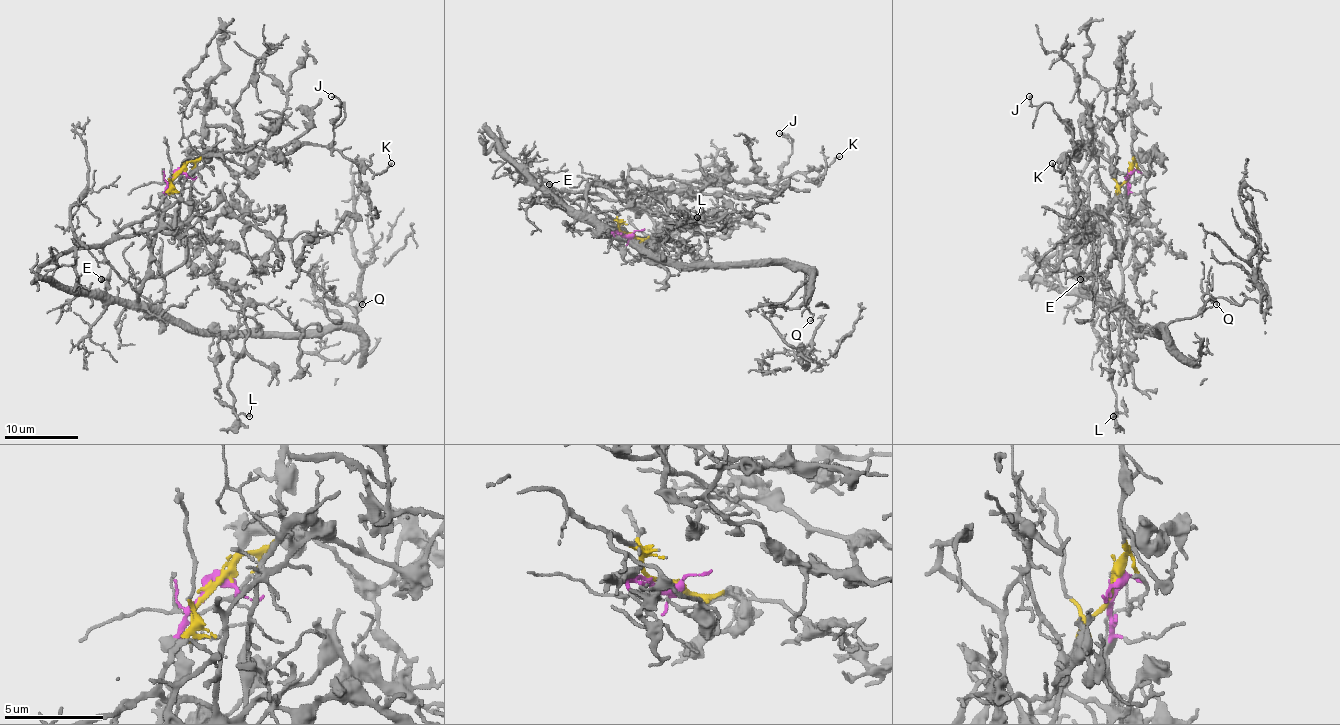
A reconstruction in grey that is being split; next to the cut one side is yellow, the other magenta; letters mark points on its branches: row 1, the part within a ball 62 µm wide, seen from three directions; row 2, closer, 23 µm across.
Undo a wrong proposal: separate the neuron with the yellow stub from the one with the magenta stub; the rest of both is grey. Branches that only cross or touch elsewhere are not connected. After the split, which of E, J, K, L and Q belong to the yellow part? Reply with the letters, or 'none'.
E, J, K, L

